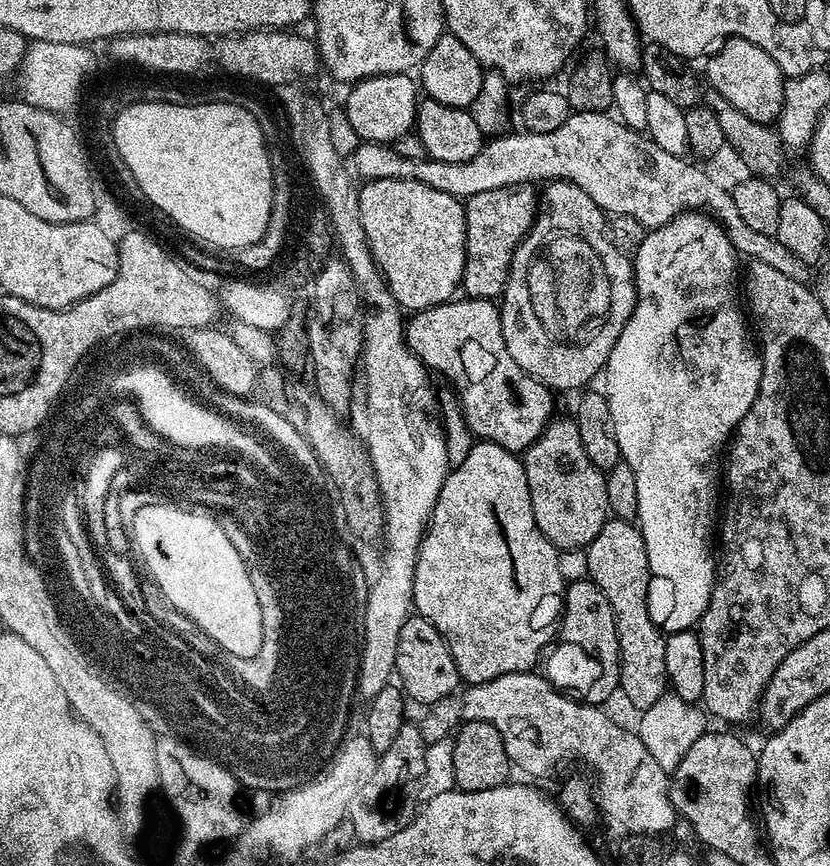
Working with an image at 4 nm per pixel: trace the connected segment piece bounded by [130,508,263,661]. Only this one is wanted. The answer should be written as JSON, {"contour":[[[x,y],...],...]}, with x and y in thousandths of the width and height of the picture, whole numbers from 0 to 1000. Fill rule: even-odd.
{"contour":[[[227,587],[166,589],[157,603],[161,607],[158,622],[178,655],[177,664],[188,671],[208,700],[229,712],[260,742],[266,754],[276,753],[280,756],[276,759],[284,762],[301,762],[311,755],[311,751],[316,751],[316,706],[312,704],[311,689],[306,686],[298,654],[270,614],[270,605],[259,598],[259,595]]]}

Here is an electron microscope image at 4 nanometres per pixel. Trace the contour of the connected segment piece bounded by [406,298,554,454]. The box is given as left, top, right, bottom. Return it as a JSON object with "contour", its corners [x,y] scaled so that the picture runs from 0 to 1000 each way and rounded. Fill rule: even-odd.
{"contour":[[[546,344],[537,351],[495,361],[489,374],[489,387],[494,404],[501,412],[522,431],[531,430],[545,442],[546,450],[554,453],[553,479],[558,480],[575,509],[589,508],[610,520],[630,524],[666,484],[666,449],[634,432],[629,423],[614,413],[614,404],[610,404],[610,395],[605,390],[602,358],[594,348]]]}

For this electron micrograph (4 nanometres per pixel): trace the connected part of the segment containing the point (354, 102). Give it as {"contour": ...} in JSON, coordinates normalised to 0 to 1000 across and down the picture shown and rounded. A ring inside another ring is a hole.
{"contour":[[[481,83],[464,88],[447,88],[440,92],[428,94],[420,102],[424,103],[419,106],[419,120],[416,119],[413,126],[422,136],[422,145],[427,145],[427,155],[431,155],[435,163],[471,167],[500,149],[504,97],[495,87]]]}

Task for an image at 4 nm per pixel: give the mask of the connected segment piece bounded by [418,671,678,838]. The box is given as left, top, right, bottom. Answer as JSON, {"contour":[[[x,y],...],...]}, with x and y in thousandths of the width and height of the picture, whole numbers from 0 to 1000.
{"contour":[[[645,775],[620,776],[605,778],[605,783],[595,783],[590,788],[560,793],[553,801],[539,804],[527,813],[519,814],[512,821],[516,823],[512,824],[511,833],[506,831],[504,837],[512,856],[522,857],[541,853],[560,831],[590,834],[590,838],[600,843],[610,861],[613,879],[641,896],[655,896],[683,878],[700,878],[718,895],[718,901],[716,900],[718,927],[725,934],[725,947],[728,942],[734,958],[742,964],[742,968],[759,964],[794,967],[795,961],[807,960],[810,950],[817,947],[806,919],[806,893],[790,879],[790,873],[783,871],[783,866],[778,866],[778,861],[765,844],[751,845],[725,819],[727,816],[705,813],[676,799],[659,783]]]}

